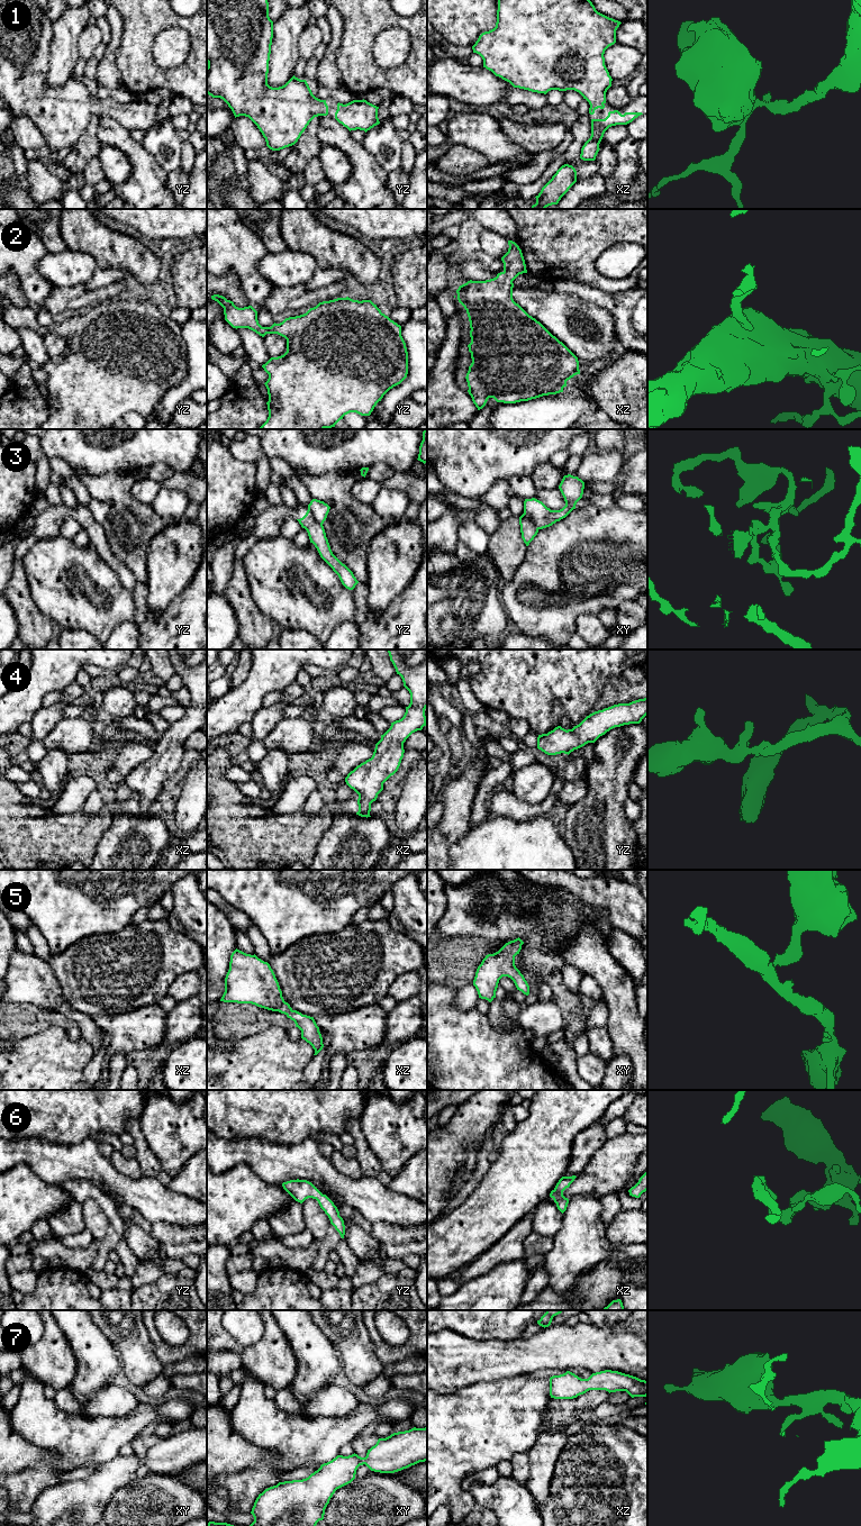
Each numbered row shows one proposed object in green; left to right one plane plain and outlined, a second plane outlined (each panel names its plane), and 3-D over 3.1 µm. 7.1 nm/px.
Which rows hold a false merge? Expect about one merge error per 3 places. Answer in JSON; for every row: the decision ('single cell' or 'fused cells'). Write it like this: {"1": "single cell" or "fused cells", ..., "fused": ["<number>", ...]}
{"1": "single cell", "2": "single cell", "3": "fused cells", "4": "single cell", "5": "single cell", "6": "single cell", "7": "single cell", "fused": ["3"]}

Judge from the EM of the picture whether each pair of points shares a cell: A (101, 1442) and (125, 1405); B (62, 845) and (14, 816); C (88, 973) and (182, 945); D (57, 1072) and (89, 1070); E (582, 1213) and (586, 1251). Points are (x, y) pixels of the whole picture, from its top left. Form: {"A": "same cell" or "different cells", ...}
{"A": "different cells", "B": "same cell", "C": "same cell", "D": "different cells", "E": "same cell"}

